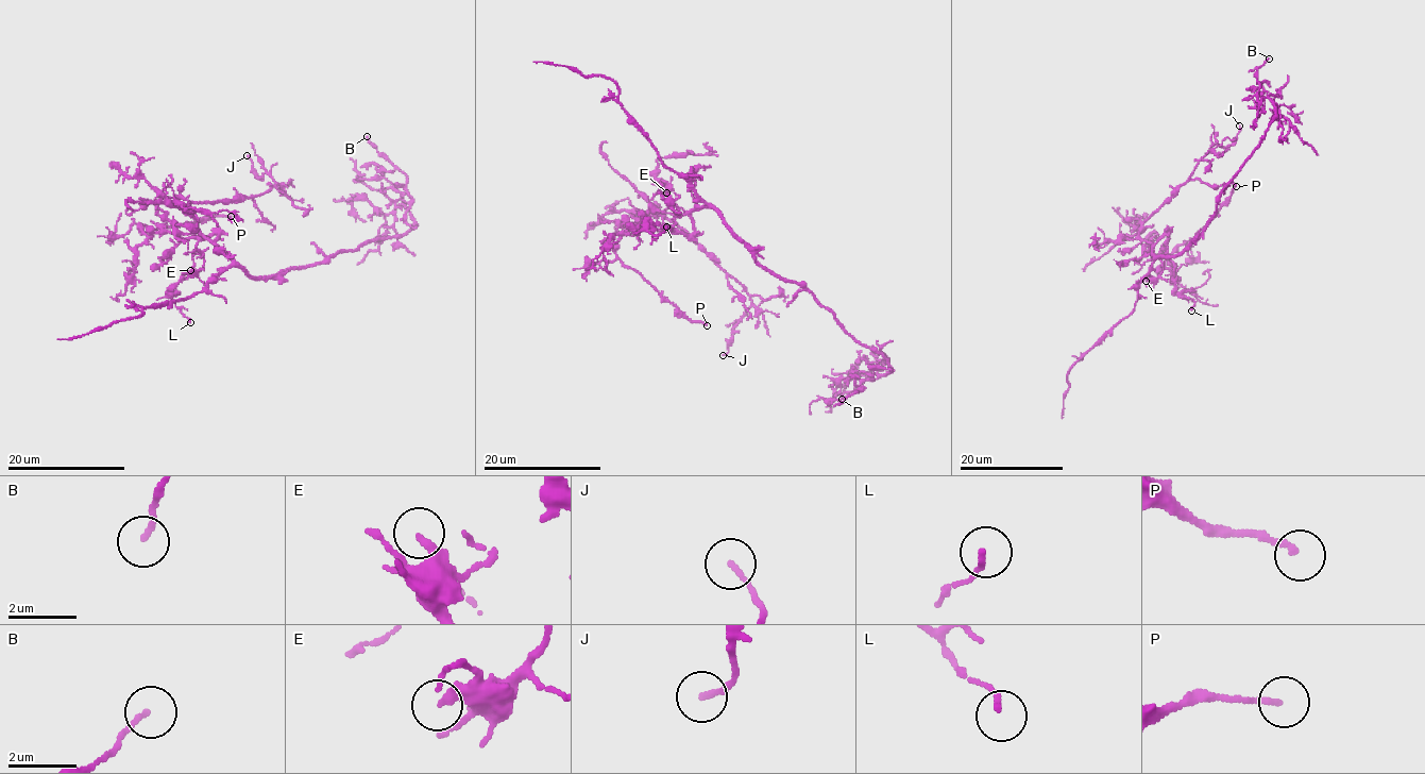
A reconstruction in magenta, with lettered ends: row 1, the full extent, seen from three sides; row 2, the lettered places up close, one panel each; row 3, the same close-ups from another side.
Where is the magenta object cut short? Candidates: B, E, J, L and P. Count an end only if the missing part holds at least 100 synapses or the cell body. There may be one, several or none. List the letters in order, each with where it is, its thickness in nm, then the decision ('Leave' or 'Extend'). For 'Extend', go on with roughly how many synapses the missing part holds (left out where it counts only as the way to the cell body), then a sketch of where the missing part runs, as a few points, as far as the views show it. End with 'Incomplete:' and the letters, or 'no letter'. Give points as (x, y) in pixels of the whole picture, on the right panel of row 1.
B: Place: (1269, 59). Thickness 140 nm. Leave
E: Place: (1146, 281). Thickness 320 nm. Leave
J: Place: (1239, 125). Thickness 120 nm. Leave
L: Place: (1191, 310). Thickness 130 nm. Leave
P: Place: (1236, 186). Thickness 160 nm. Leave
Incomplete: no letter

